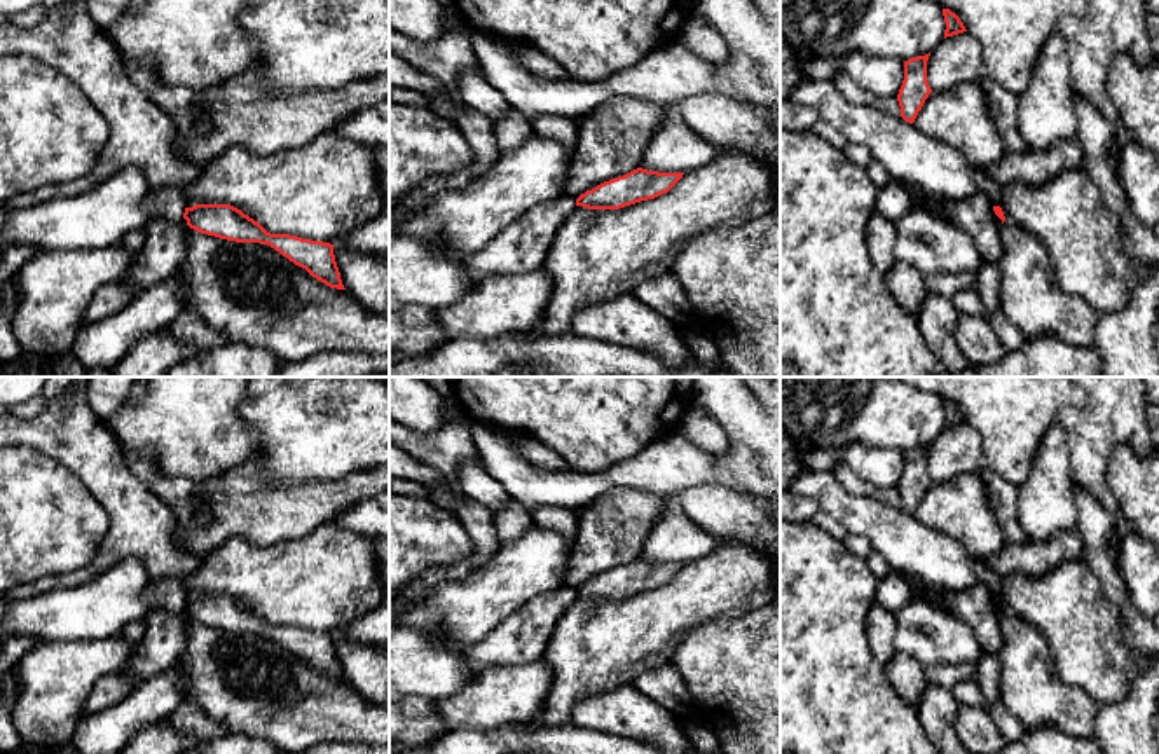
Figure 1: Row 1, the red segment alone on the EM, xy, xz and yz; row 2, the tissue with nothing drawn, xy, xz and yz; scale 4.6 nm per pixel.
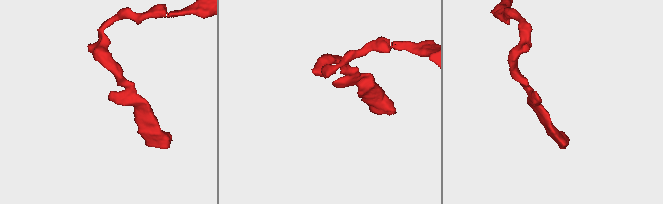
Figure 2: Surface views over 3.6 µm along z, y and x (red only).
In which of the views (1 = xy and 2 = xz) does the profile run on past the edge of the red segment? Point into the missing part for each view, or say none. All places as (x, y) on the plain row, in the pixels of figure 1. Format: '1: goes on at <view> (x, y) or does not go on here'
1: does not go on here
2: does not go on here

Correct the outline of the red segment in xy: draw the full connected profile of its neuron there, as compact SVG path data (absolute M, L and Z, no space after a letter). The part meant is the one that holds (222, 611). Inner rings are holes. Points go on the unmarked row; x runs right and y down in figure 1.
M230 595L185 599L187 616L201 625L236 634L269 635L295 656L330 679L346 681L333 646L333 635L290 625L271 625L258 613Z

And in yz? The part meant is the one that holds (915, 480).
M929 445L916 447L904 452L904 471L897 485L897 492L901 497L901 508L913 515L918 503L922 501L925 490L932 483L927 473L927 452Z

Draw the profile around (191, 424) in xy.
M150 377L145 394L138 401L127 400L105 424L115 436L126 461L148 452L161 475L201 483L250 461L258 449L258 436L239 417L246 382L248 377Z

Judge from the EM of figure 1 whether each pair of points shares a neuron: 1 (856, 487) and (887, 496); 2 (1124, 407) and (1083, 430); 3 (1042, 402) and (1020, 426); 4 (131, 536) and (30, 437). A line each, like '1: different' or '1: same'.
1: same
2: same
3: same
4: same

